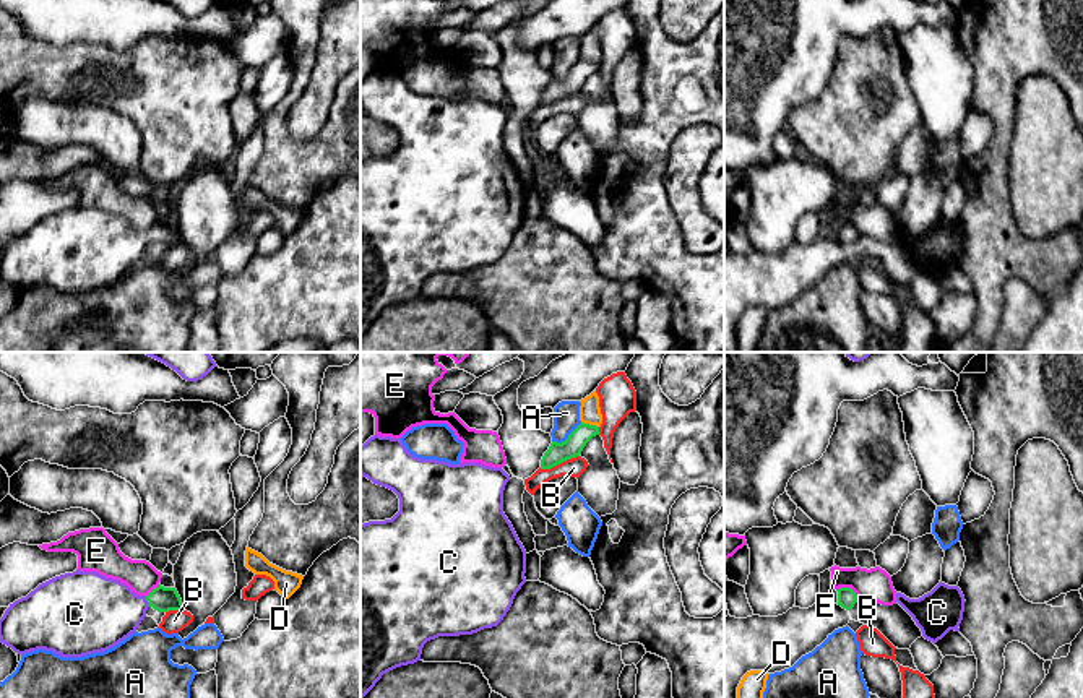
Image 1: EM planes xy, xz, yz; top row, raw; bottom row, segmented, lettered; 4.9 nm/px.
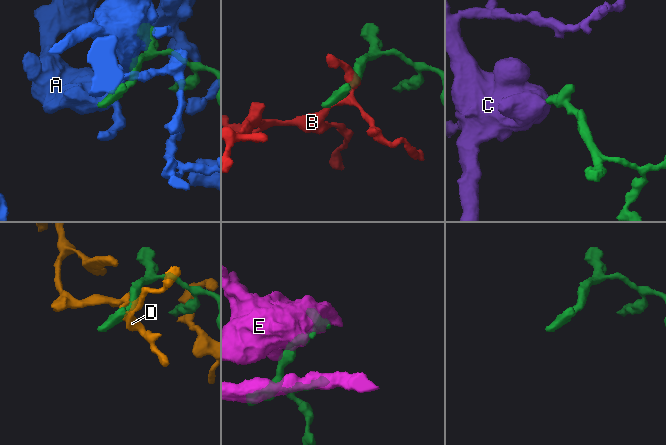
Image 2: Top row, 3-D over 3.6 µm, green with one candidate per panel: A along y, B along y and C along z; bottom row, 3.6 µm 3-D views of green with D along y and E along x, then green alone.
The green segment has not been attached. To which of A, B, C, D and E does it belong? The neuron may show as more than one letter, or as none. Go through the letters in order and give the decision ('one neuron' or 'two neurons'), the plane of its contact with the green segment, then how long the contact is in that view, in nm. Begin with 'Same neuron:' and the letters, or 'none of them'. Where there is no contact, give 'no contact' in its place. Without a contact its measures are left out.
Same neuron: C
A: two neurons | xz | 180 nm
B: two neurons | xz | 220 nm
C: one neuron | xy | 50 nm
D: two neurons | xz | 90 nm
E: two neurons | yz | 130 nm

